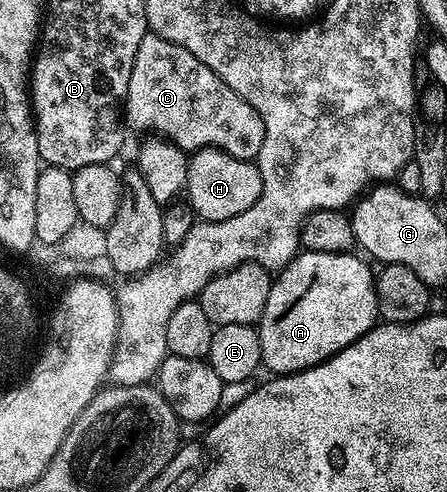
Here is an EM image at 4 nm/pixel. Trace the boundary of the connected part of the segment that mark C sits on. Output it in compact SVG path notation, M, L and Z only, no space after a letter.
M148 33L144 41L140 41L140 49L136 49L136 61L132 65L132 77L124 100L124 123L134 131L154 131L150 133L187 153L217 149L237 159L254 161L260 153L260 145L264 145L264 121L260 121L260 113L256 113L244 97L228 89L228 85L224 85L204 61L192 57L188 49L164 41L164 37L153 33Z

